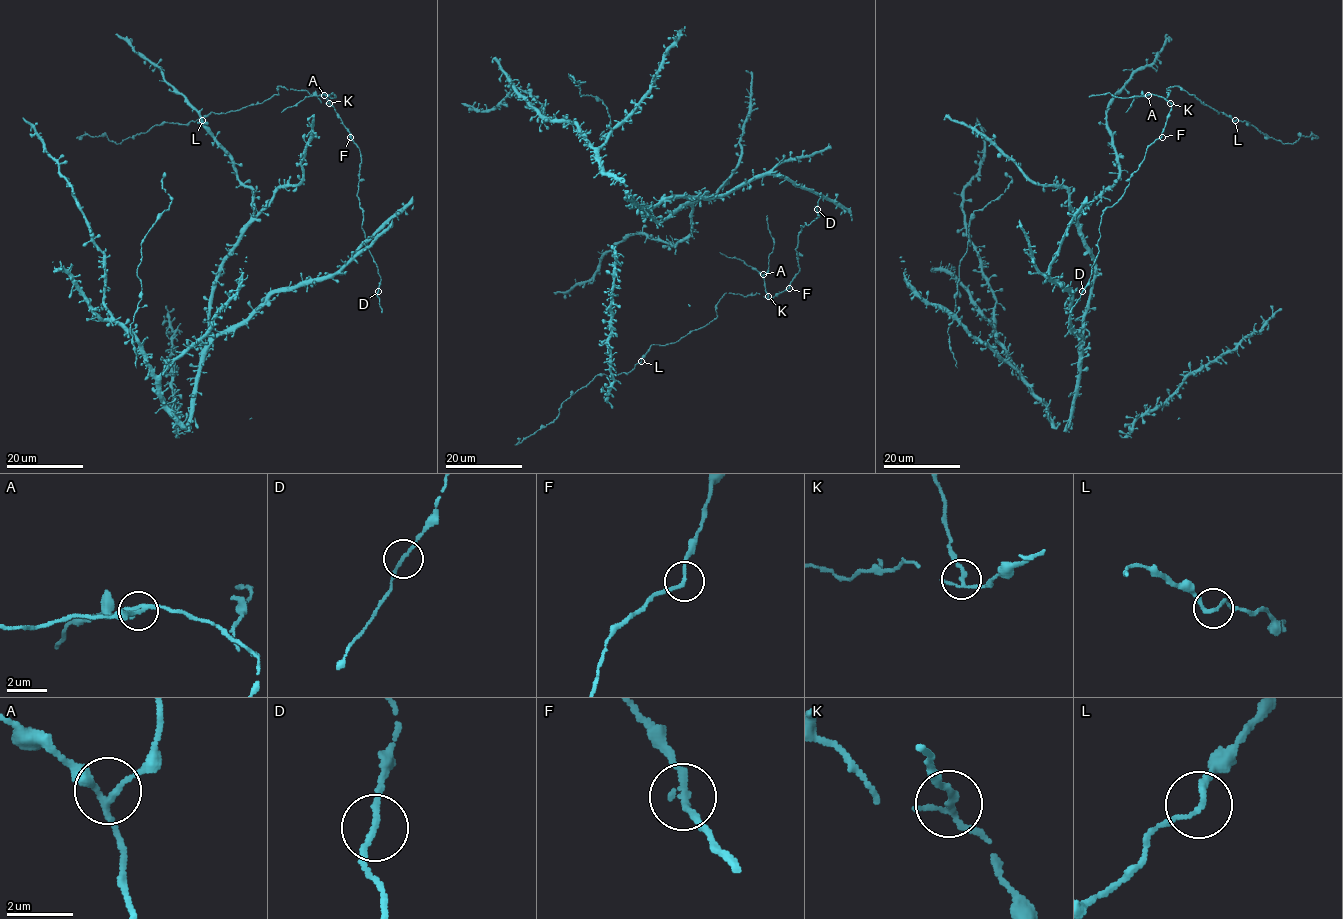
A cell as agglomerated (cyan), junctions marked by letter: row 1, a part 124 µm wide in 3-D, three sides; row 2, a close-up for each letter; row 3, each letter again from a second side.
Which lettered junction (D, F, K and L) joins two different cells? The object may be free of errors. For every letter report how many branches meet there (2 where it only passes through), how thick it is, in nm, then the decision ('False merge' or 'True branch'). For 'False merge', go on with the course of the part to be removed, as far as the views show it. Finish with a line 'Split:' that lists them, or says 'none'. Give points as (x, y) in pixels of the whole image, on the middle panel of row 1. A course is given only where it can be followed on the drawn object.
D: Branches: 2. Thickness 170 nm. True branch
F: Branches: 2. Thickness 200 nm. True branch
K: Branches: 3. Thickness 150 nm. False merge. Course of the part to remove: (767, 297), (763, 278), (773, 249), (767, 215)
L: Branches: 2. Thickness 160 nm. True branch
Split: K

